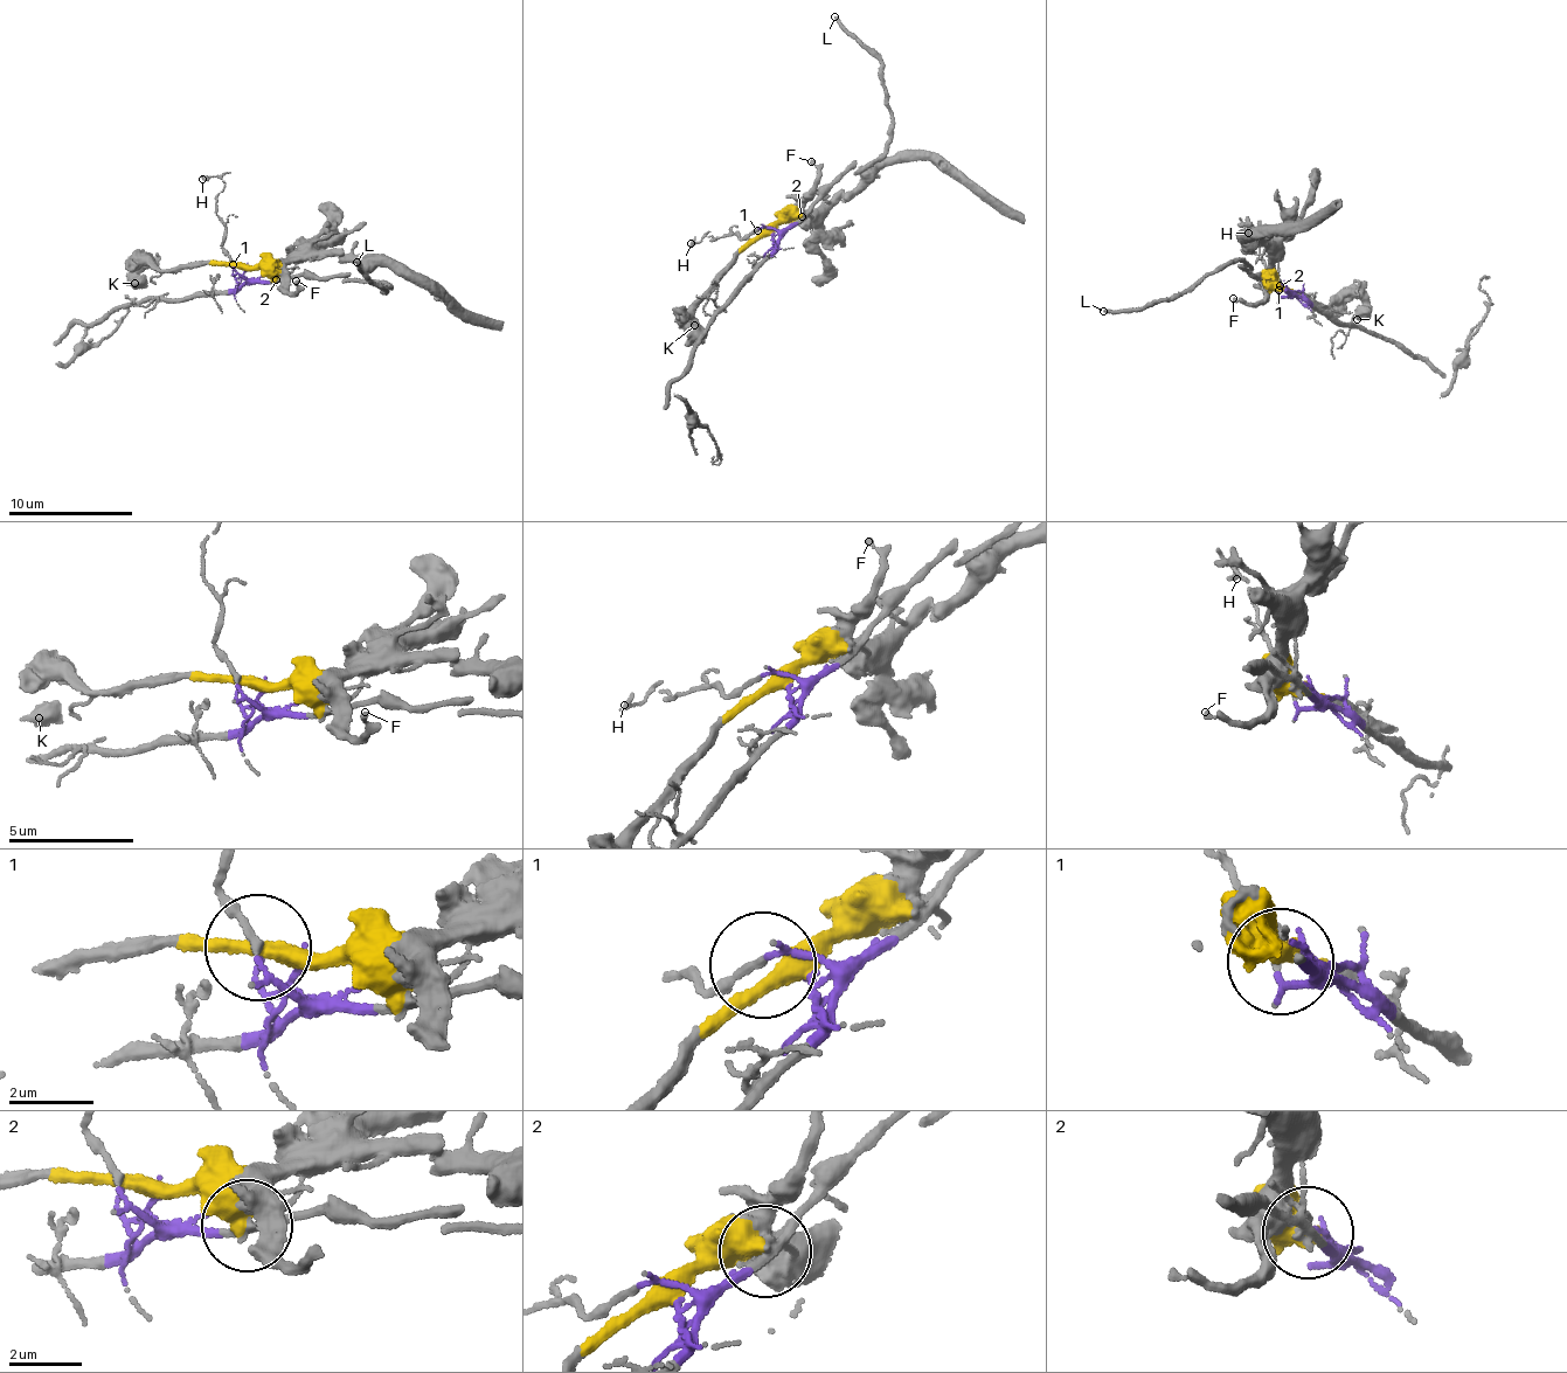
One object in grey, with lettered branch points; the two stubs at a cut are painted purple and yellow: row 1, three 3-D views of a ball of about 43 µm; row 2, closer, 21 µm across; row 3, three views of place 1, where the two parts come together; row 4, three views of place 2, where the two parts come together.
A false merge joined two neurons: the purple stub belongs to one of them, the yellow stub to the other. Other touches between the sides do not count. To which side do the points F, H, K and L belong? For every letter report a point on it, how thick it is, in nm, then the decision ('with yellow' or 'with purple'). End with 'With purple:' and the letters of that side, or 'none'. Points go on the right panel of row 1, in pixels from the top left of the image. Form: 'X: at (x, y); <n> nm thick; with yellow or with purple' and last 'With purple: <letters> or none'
F: at (1233, 298); 240 nm thick; with yellow
H: at (1248, 233); 170 nm thick; with purple
K: at (1357, 319); 480 nm thick; with yellow
L: at (1103, 311); 200 nm thick; with purple
With purple: H, L

